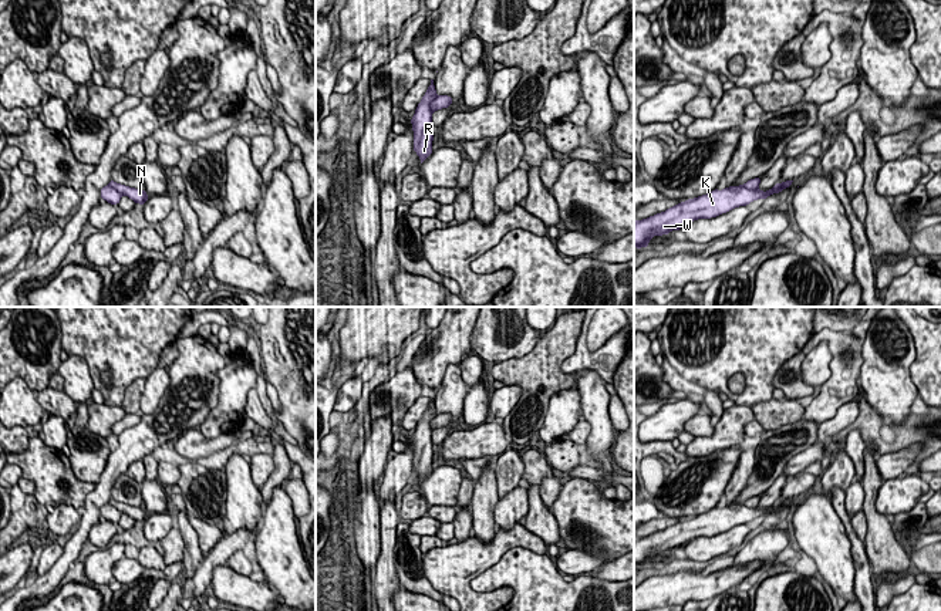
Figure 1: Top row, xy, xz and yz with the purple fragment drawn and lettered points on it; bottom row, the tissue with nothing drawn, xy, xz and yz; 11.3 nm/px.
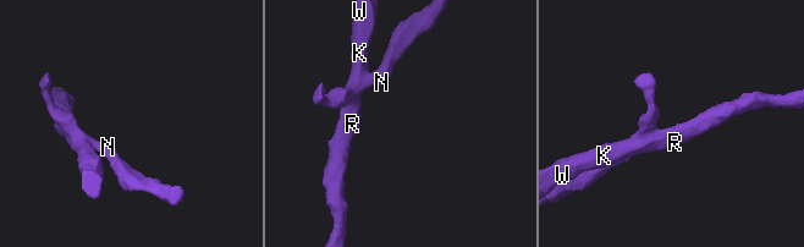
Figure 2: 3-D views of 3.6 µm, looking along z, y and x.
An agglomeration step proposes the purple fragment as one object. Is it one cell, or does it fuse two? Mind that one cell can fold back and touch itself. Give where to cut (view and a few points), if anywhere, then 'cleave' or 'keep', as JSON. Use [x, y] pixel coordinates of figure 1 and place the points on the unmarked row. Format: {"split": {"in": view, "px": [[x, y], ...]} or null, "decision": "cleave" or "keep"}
{"split": {"in": "xz", "px": [[438, 415], [431, 421], [431, 429]]}, "decision": "cleave"}

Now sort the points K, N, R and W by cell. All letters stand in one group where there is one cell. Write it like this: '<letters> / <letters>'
K R W / N

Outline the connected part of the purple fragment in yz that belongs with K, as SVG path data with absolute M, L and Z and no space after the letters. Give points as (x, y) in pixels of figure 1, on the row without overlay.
M793 499L776 502L768 510L759 507L746 507L743 503L729 504L724 509L714 507L712 510L688 517L642 539L634 539L634 566L648 566L652 554L668 553L671 548L678 548L694 539L711 537L726 531L735 526L746 524L756 517L766 517L769 513L779 512L785 506L789 507Z

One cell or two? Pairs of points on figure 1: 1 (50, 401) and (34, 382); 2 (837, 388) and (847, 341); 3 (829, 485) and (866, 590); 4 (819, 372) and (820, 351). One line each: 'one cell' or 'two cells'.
1: two cells
2: one cell
3: two cells
4: one cell

